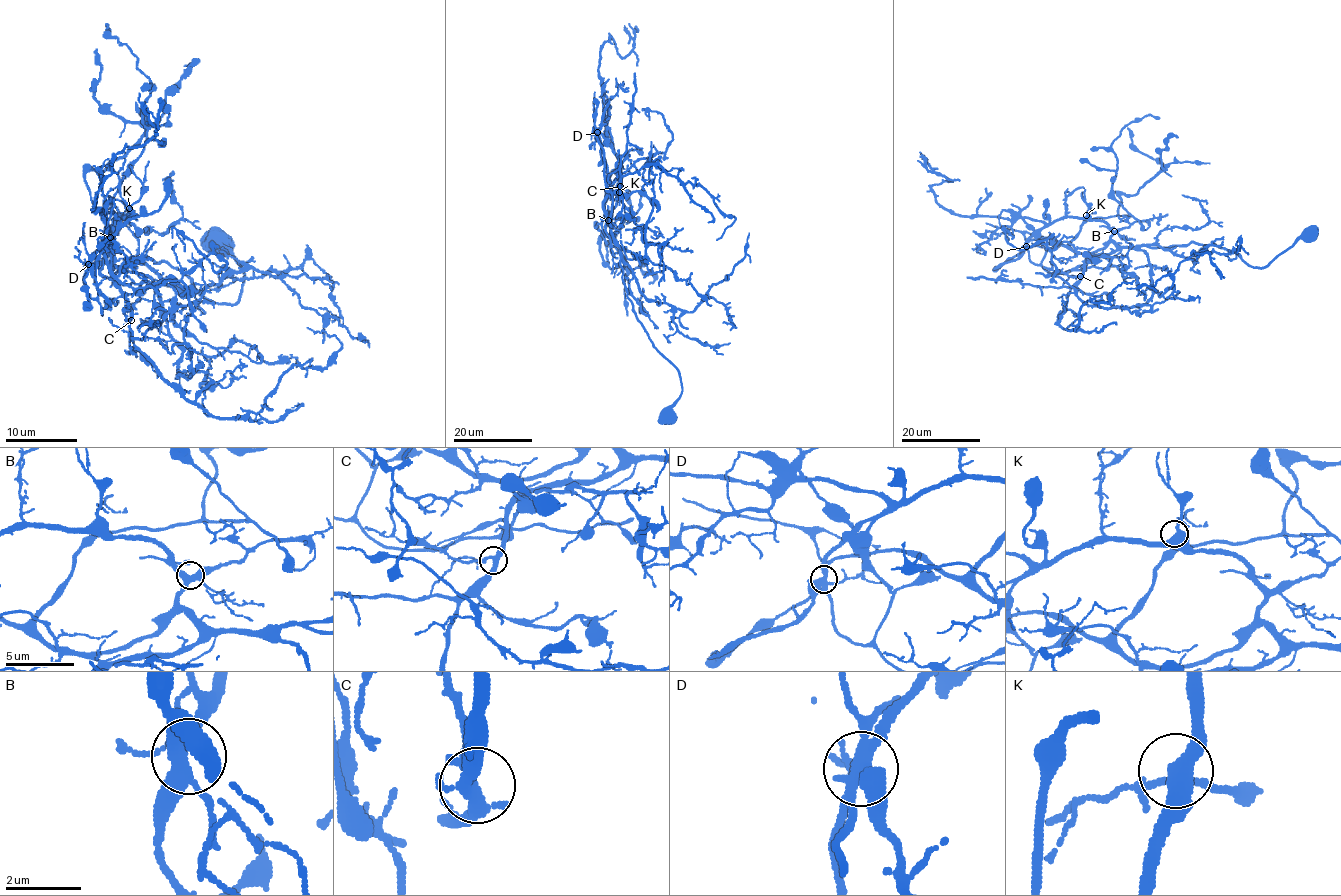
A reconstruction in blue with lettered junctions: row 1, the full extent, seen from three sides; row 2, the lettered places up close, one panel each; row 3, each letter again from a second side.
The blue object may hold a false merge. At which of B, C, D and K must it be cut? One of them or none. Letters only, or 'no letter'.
no letter

